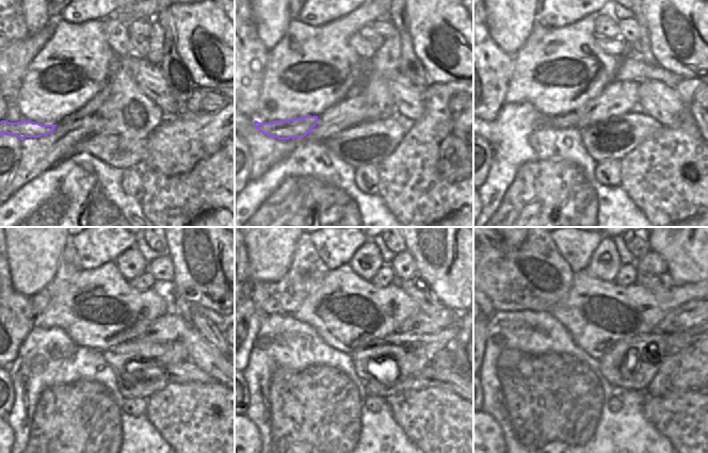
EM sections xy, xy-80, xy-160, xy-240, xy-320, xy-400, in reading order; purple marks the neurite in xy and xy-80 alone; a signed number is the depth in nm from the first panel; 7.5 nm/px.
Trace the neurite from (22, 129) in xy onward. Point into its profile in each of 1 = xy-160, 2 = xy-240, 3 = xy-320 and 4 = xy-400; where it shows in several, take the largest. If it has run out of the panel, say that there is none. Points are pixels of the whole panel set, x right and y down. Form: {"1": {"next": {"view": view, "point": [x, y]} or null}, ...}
{"1": {"next": {"view": "xy-160", "point": [570, 119]}}, "2": {"next": {"view": "xy-240", "point": [175, 352]}}, "3": {"next": {"view": "xy-320", "point": [409, 353]}}, "4": {"next": {"view": "xy-400", "point": [631, 365]}}}

